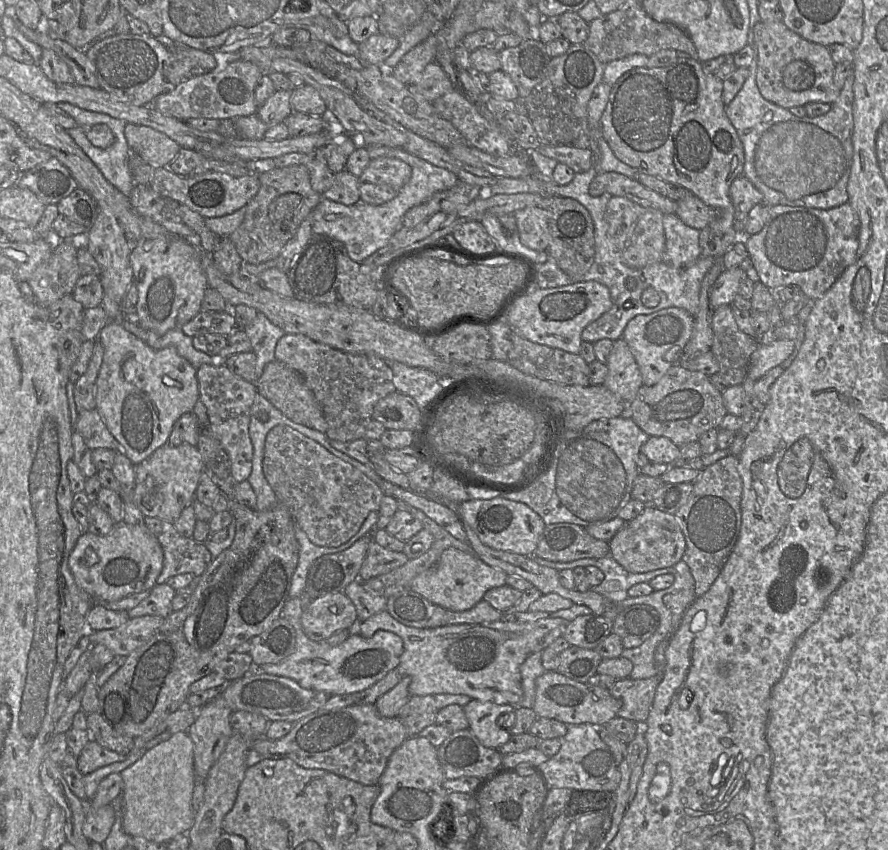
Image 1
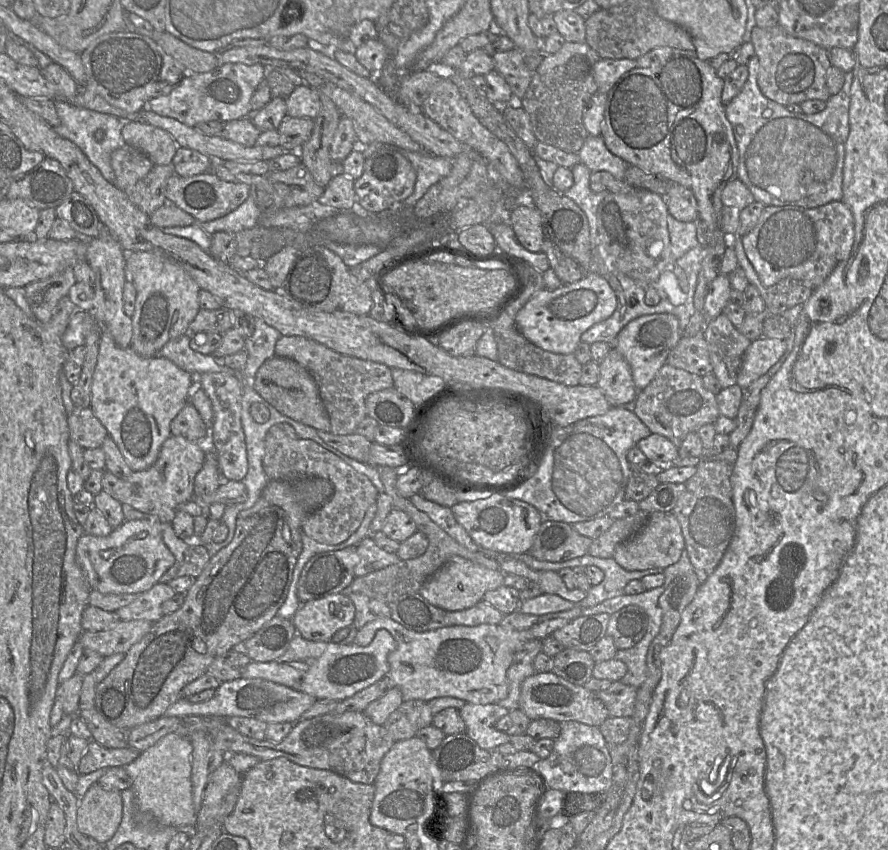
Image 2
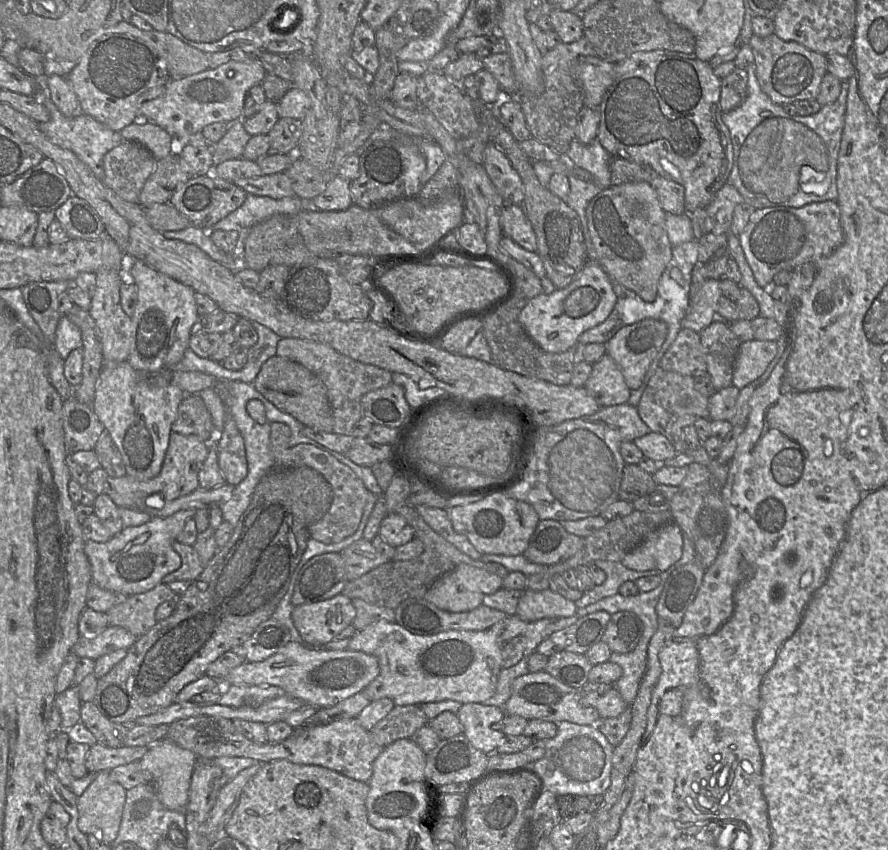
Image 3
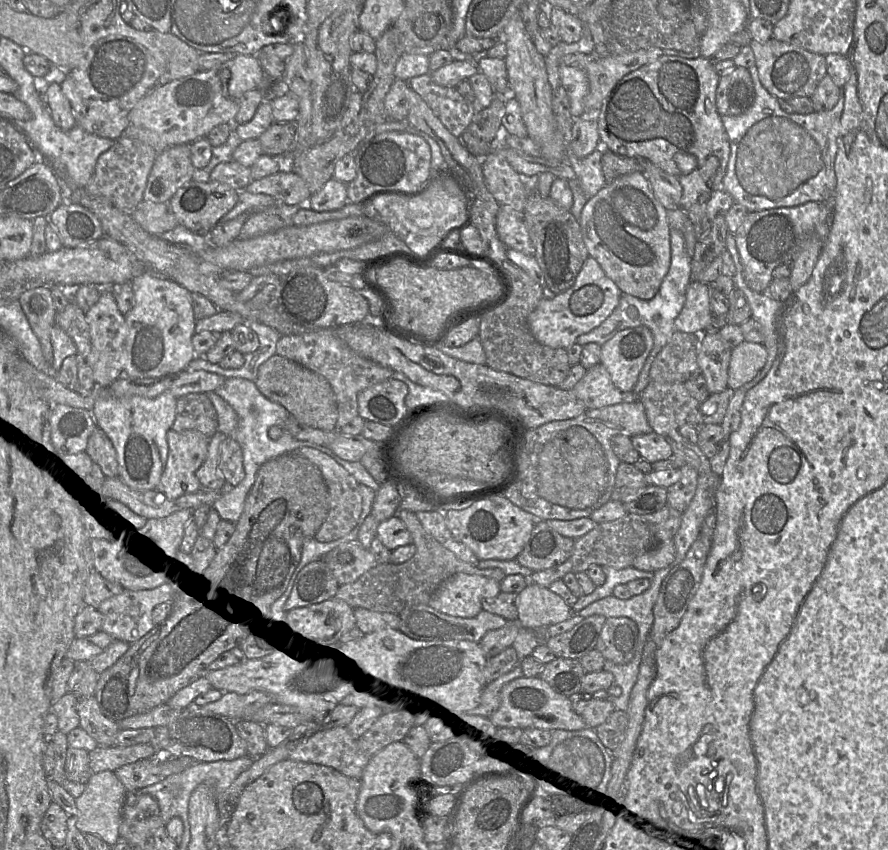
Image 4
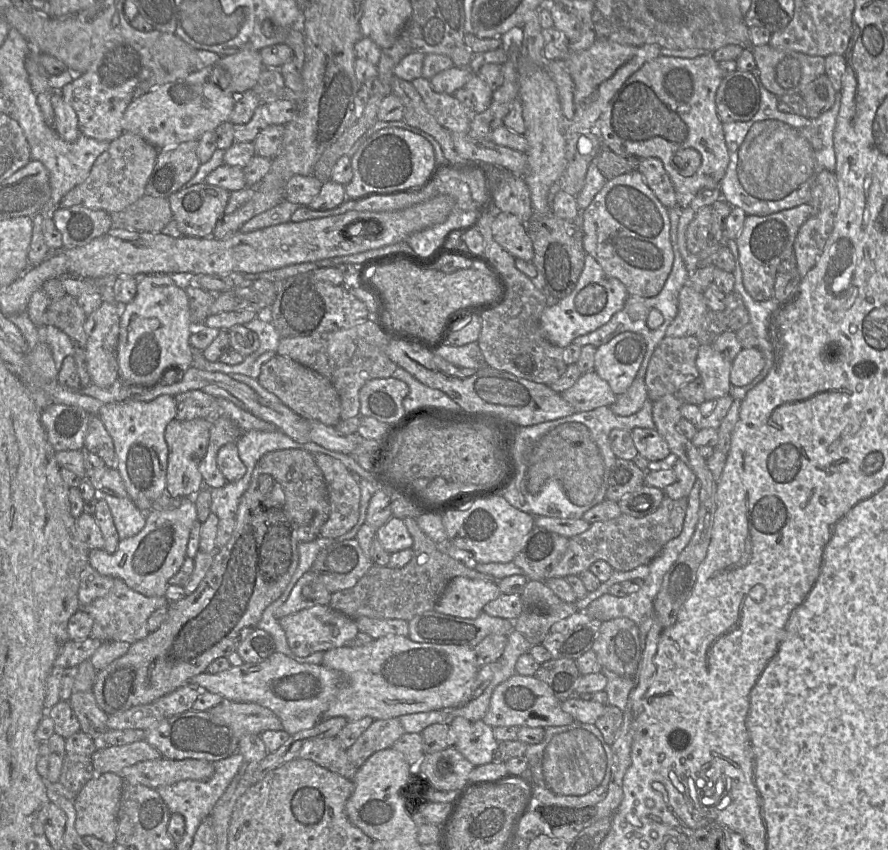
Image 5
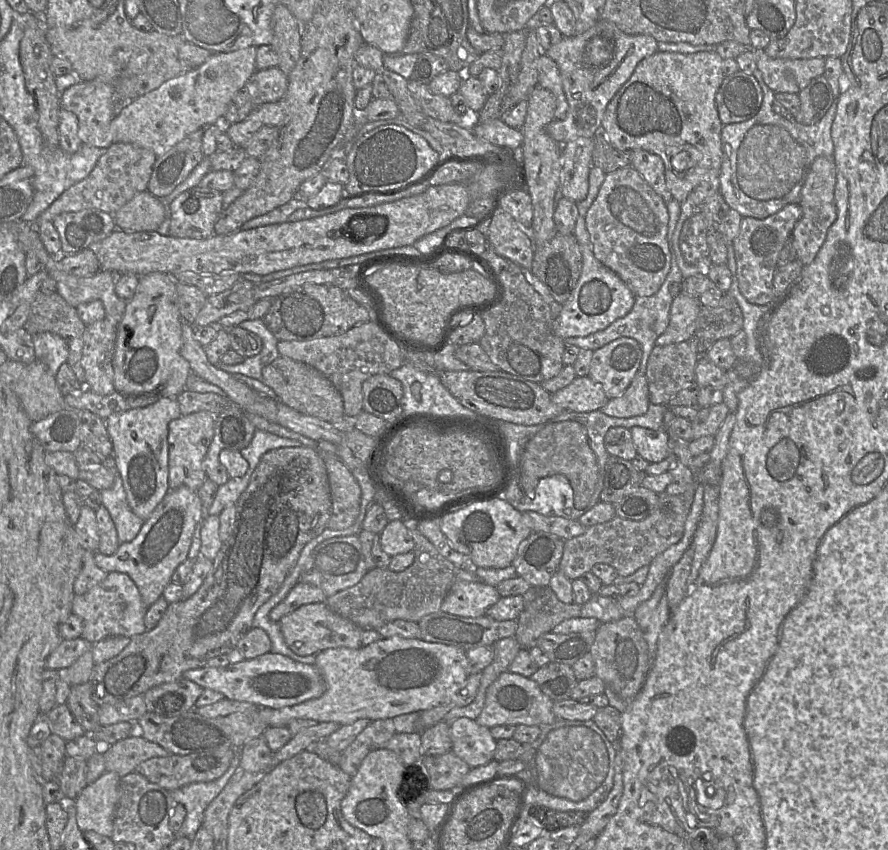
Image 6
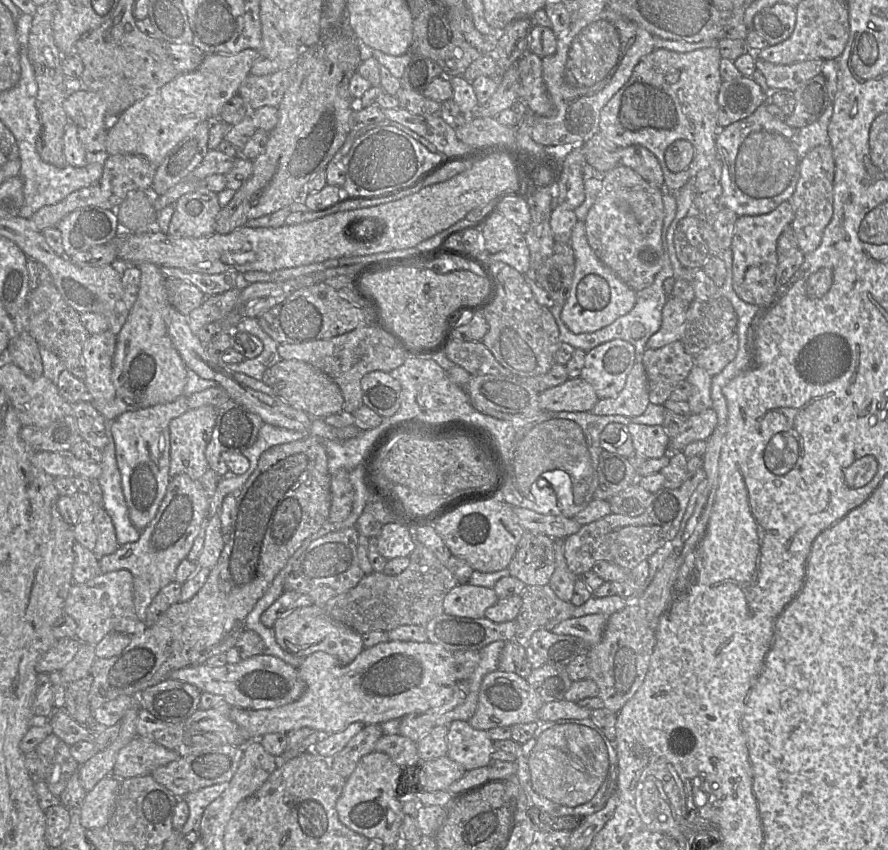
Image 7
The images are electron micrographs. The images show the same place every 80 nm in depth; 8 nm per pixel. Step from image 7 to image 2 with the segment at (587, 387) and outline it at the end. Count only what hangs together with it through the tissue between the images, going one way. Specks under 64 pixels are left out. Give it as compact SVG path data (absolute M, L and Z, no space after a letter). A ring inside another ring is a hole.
M616 348L599 364L600 377L596 386L611 407L625 406L634 401L638 390L633 382L629 364Z

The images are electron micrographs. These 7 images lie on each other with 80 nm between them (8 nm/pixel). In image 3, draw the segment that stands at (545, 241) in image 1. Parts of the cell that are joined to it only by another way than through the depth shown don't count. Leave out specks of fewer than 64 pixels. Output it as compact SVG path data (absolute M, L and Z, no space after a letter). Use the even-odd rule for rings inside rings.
M506 204L501 213L503 236L530 252L537 251L537 238L521 205Z

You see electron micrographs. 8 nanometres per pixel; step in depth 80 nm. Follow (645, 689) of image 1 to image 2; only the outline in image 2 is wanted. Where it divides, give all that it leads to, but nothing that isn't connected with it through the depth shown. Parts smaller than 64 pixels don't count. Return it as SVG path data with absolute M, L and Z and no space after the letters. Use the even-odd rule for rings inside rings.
M615 681L604 691L595 692L606 706L610 717L632 717L637 696L637 688Z

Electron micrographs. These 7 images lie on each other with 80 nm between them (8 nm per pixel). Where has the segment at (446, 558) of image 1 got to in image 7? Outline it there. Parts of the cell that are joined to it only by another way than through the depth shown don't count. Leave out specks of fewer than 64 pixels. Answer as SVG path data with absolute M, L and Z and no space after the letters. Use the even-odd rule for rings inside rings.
M458 584L443 601L445 614L466 618L483 618L485 611L499 600L493 588Z

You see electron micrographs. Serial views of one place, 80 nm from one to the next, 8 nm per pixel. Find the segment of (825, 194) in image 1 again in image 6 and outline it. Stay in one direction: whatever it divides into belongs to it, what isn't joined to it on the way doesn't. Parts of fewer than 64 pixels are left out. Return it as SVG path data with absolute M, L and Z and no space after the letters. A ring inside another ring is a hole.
M758 68L752 75L762 89L763 101L760 110L751 119L722 127L723 159L719 192L729 207L742 217L764 219L788 204L798 204L811 163L818 157L833 158L831 128L836 116L838 97L834 98L821 120L812 125L803 125L776 114L772 109L775 92L766 85Z

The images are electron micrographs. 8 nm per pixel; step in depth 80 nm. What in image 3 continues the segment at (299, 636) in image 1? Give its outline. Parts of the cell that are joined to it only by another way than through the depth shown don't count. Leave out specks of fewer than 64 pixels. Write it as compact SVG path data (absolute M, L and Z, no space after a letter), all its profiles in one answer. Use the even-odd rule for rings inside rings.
M291 640L280 651L260 662L246 661L232 669L222 680L222 686L277 686L305 704L329 708L362 691L379 674L375 656L361 651L324 650Z

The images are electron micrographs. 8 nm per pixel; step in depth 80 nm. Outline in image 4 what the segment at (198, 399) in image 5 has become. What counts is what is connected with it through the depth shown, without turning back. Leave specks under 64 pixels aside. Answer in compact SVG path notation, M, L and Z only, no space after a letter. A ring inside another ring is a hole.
M189 393L177 399L173 430L196 430L207 437L212 437L217 428L217 411L206 393Z

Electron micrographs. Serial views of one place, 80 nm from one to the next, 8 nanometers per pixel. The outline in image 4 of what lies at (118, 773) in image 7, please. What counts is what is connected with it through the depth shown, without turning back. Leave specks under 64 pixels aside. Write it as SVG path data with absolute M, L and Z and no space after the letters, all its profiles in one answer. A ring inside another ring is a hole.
M151 743L132 746L97 746L89 752L89 764L93 774L103 771L116 771L138 760L161 755Z

